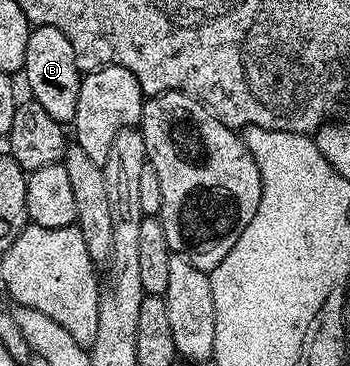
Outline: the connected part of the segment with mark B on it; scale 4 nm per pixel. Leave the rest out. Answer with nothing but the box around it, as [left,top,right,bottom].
[23,26,83,125]

